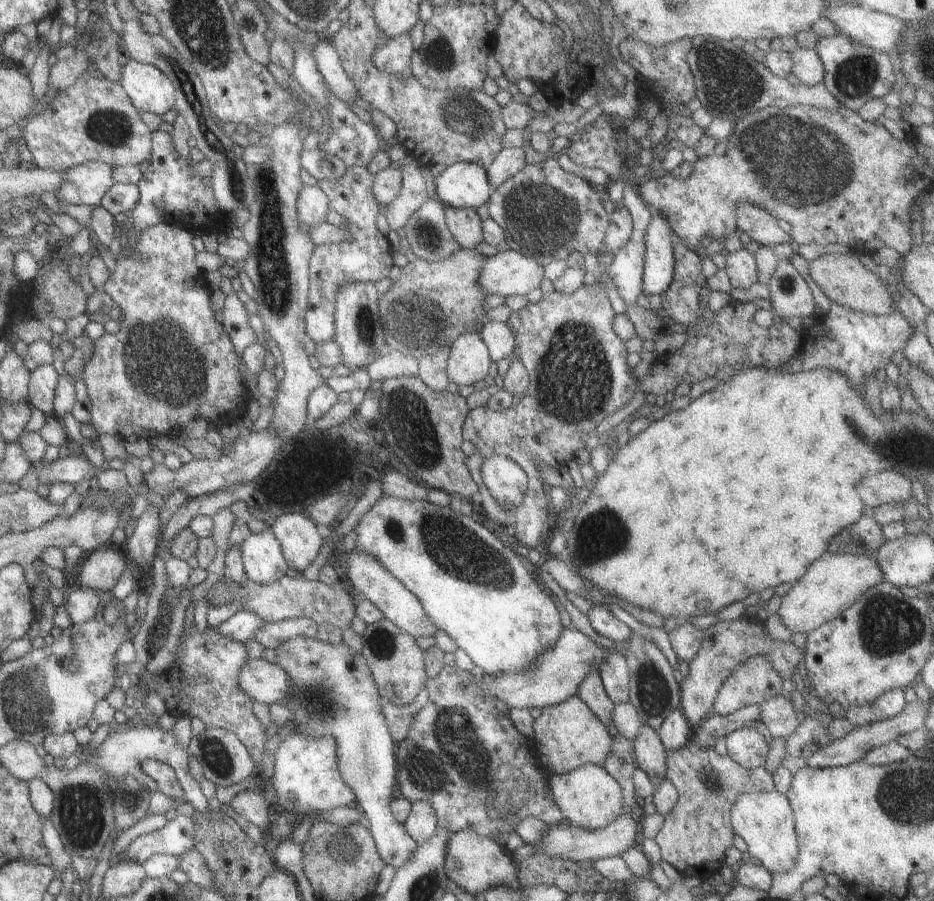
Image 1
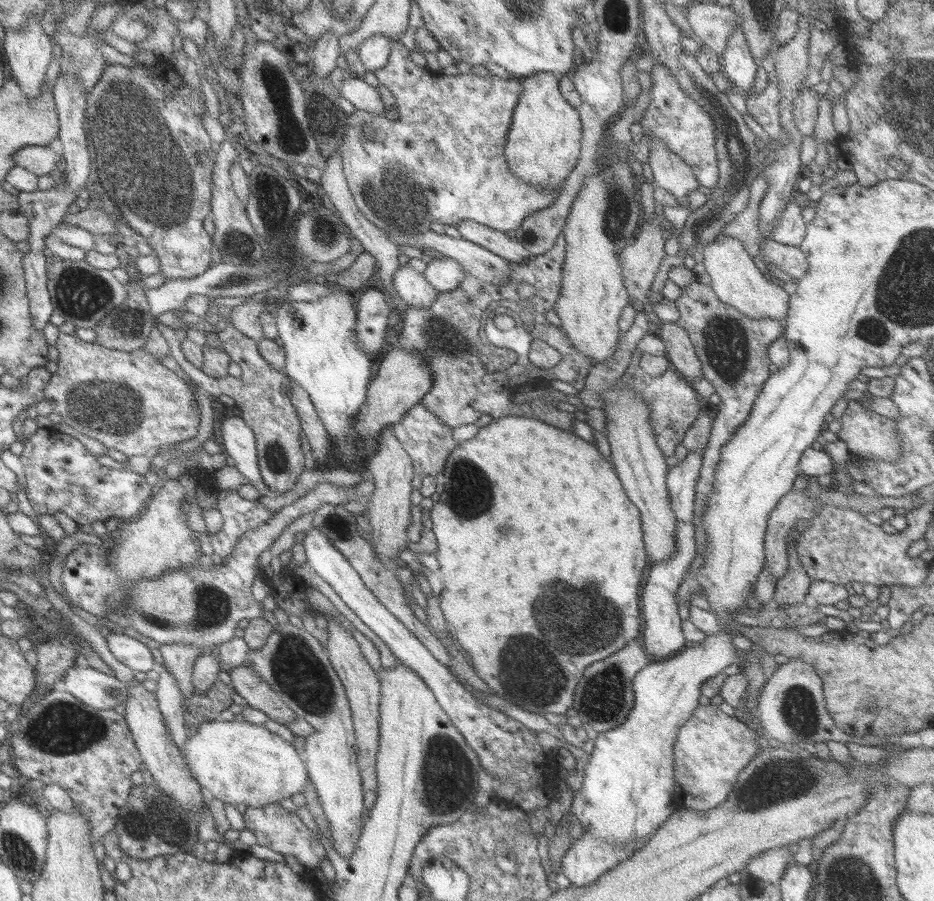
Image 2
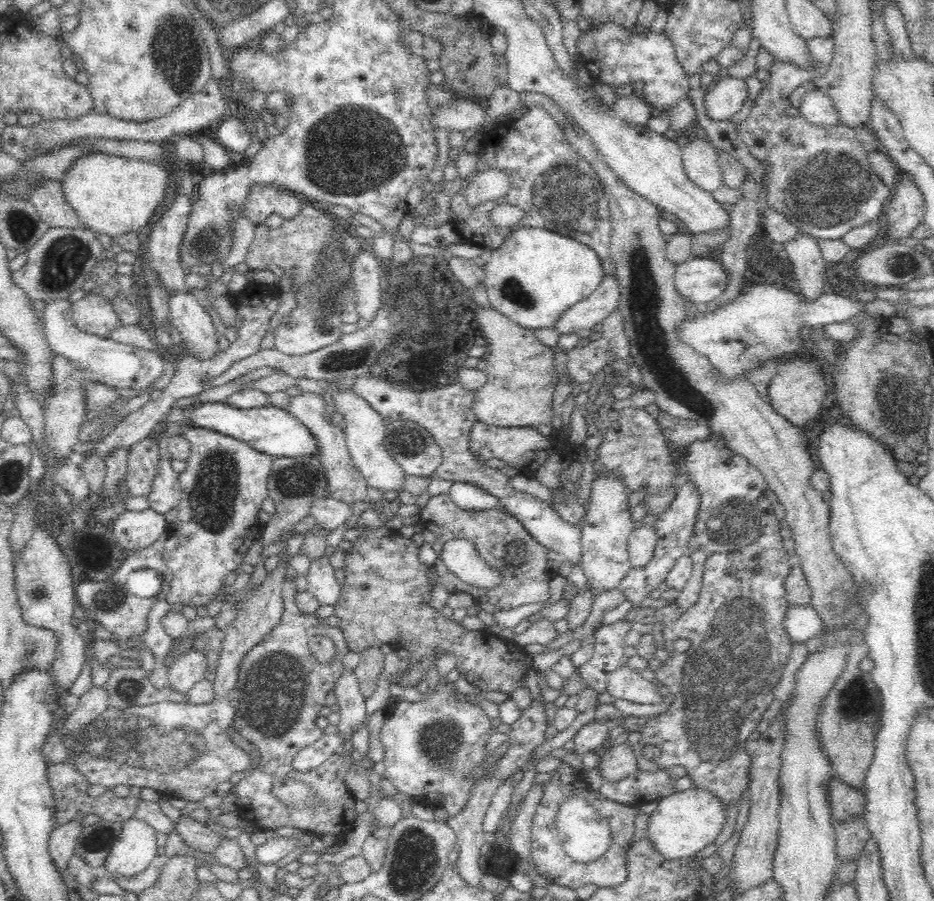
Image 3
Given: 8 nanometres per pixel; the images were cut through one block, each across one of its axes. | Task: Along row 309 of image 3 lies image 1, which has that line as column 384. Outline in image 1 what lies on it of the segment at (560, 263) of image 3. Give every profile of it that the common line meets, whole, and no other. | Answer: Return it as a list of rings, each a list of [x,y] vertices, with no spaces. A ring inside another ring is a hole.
[[[382,495],[376,504],[358,520],[356,528],[356,548],[355,550],[362,555],[367,555],[375,559],[381,566],[396,580],[404,586],[419,602],[432,625],[437,630],[445,632],[454,642],[458,649],[463,650],[468,659],[473,662],[475,668],[480,668],[488,674],[495,674],[501,671],[522,671],[526,665],[537,656],[537,654],[546,646],[552,645],[564,628],[561,625],[560,614],[552,600],[545,595],[539,586],[537,577],[526,563],[525,559],[504,546],[503,542],[497,538],[490,530],[487,530],[482,524],[478,524],[472,518],[454,512],[449,506],[435,505],[424,499],[402,499],[391,495]]]

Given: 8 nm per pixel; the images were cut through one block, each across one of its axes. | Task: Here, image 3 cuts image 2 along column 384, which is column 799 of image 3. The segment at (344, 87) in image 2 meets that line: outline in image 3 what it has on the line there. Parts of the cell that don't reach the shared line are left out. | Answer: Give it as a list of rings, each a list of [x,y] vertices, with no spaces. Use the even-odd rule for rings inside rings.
[[[816,88],[808,91],[799,106],[799,114],[814,126],[838,126],[838,112],[832,99],[822,90]]]

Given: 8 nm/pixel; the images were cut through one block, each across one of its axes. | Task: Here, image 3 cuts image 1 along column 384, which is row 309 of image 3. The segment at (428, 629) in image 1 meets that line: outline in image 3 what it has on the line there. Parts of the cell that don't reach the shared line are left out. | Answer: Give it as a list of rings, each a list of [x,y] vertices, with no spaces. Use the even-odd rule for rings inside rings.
[[[608,274],[589,298],[572,306],[560,318],[554,329],[560,335],[592,329],[619,309],[620,298],[621,287],[618,278],[615,274]]]

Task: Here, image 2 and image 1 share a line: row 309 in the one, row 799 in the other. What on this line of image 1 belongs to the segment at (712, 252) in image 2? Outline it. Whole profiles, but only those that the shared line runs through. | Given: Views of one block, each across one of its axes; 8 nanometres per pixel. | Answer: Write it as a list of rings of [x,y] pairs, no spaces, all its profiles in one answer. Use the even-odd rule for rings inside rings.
[[[774,791],[744,792],[730,806],[729,820],[733,832],[746,843],[746,851],[770,873],[786,871],[798,855],[795,823],[788,798]]]

